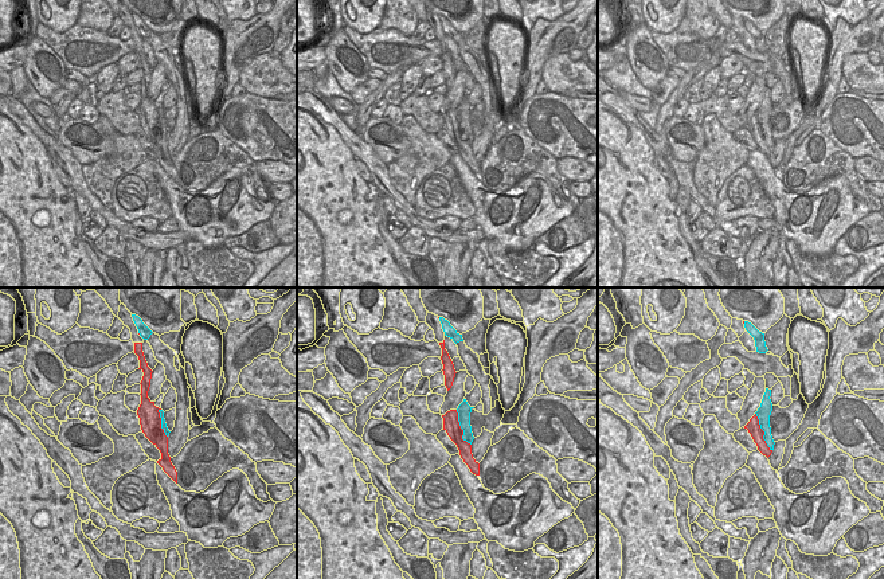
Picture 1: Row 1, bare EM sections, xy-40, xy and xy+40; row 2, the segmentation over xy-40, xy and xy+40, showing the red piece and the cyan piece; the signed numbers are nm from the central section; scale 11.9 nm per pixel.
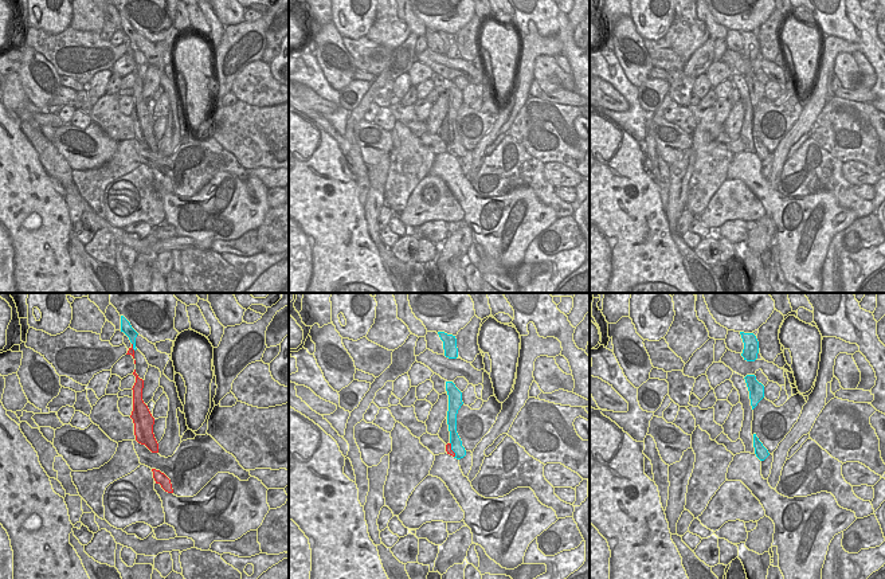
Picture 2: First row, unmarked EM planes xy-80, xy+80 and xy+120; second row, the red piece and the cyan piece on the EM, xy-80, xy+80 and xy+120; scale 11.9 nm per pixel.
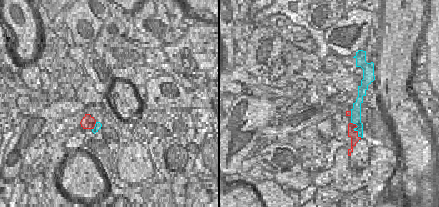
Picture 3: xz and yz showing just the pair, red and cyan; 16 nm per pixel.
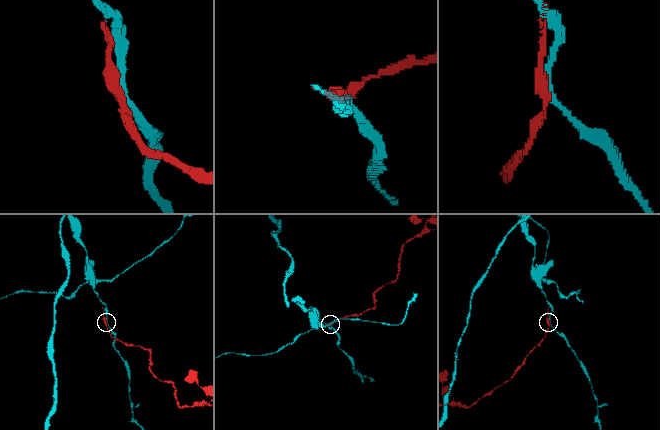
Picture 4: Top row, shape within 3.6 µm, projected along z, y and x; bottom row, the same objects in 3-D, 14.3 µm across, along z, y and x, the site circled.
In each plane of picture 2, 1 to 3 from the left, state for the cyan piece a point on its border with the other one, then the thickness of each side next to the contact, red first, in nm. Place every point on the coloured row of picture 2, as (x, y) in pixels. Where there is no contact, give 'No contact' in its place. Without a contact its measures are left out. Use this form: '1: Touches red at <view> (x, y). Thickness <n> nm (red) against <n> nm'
1: Touches red at xy-80 (132, 347). Thickness 70 nm (red) against 130 nm
2: Touches red at xy+80 (451, 450). Thickness 70 nm (red) against 140 nm
3: No contact

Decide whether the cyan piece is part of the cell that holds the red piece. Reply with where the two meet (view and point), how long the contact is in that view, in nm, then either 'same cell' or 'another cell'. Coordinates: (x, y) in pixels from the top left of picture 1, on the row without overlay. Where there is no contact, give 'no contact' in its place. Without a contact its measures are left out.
contact xy+40 (763, 130); length 500 nm; another cell

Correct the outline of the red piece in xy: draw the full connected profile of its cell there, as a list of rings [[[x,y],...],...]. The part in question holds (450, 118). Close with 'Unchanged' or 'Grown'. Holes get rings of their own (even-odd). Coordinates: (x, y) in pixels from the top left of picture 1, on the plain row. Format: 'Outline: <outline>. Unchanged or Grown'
Outline: [[[457,109],[447,110],[445,114],[442,114],[442,117],[443,129],[447,132],[450,138],[457,144],[461,157],[473,173],[480,175],[480,163],[473,157],[472,144],[462,138],[463,129],[459,125]]]. Unchanged

